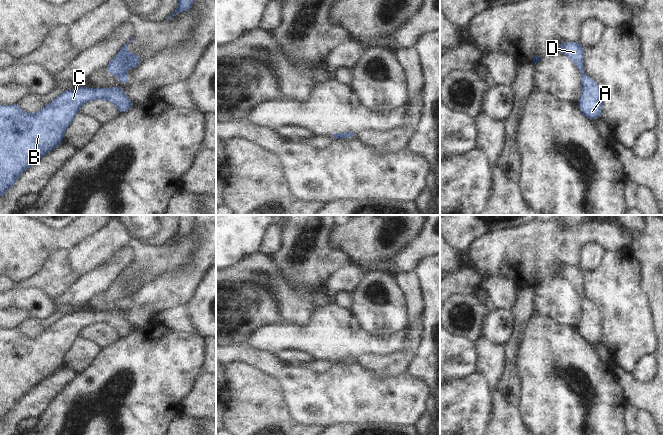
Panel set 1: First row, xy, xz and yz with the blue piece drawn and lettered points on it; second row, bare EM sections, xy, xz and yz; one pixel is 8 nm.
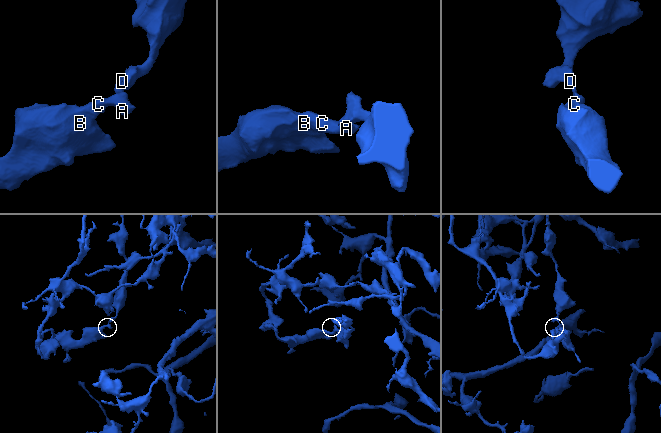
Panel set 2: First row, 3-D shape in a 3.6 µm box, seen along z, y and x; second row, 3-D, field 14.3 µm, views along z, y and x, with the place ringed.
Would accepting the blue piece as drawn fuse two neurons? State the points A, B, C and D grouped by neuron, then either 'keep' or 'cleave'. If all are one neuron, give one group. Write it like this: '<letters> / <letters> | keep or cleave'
A B C / D | cleave

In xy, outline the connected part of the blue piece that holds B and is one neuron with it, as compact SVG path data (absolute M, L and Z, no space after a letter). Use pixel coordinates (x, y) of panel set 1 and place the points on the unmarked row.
M84 310L66 314L34 338L24 336L17 326L10 330L0 329L0 420L6 417L26 393L63 365L64 355L78 338L80 330L91 324L109 324L116 329L120 338L135 330L119 311Z

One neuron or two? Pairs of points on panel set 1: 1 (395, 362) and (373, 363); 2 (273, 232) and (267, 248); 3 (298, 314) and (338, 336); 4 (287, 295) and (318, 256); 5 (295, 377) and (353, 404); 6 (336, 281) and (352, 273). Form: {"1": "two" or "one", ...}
{"1": "one", "2": "one", "3": "two", "4": "two", "5": "one", "6": "one"}

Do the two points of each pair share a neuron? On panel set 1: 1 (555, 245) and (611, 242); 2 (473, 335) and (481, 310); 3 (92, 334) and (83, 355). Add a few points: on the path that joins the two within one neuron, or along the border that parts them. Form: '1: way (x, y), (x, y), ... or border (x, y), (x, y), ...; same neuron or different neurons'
1: way (569, 239), (576, 239), (581, 236), (597, 236); same neuron
2: way (473, 329), (476, 316); same neuron
3: border (78, 336), (94, 342), (100, 349); different neurons

